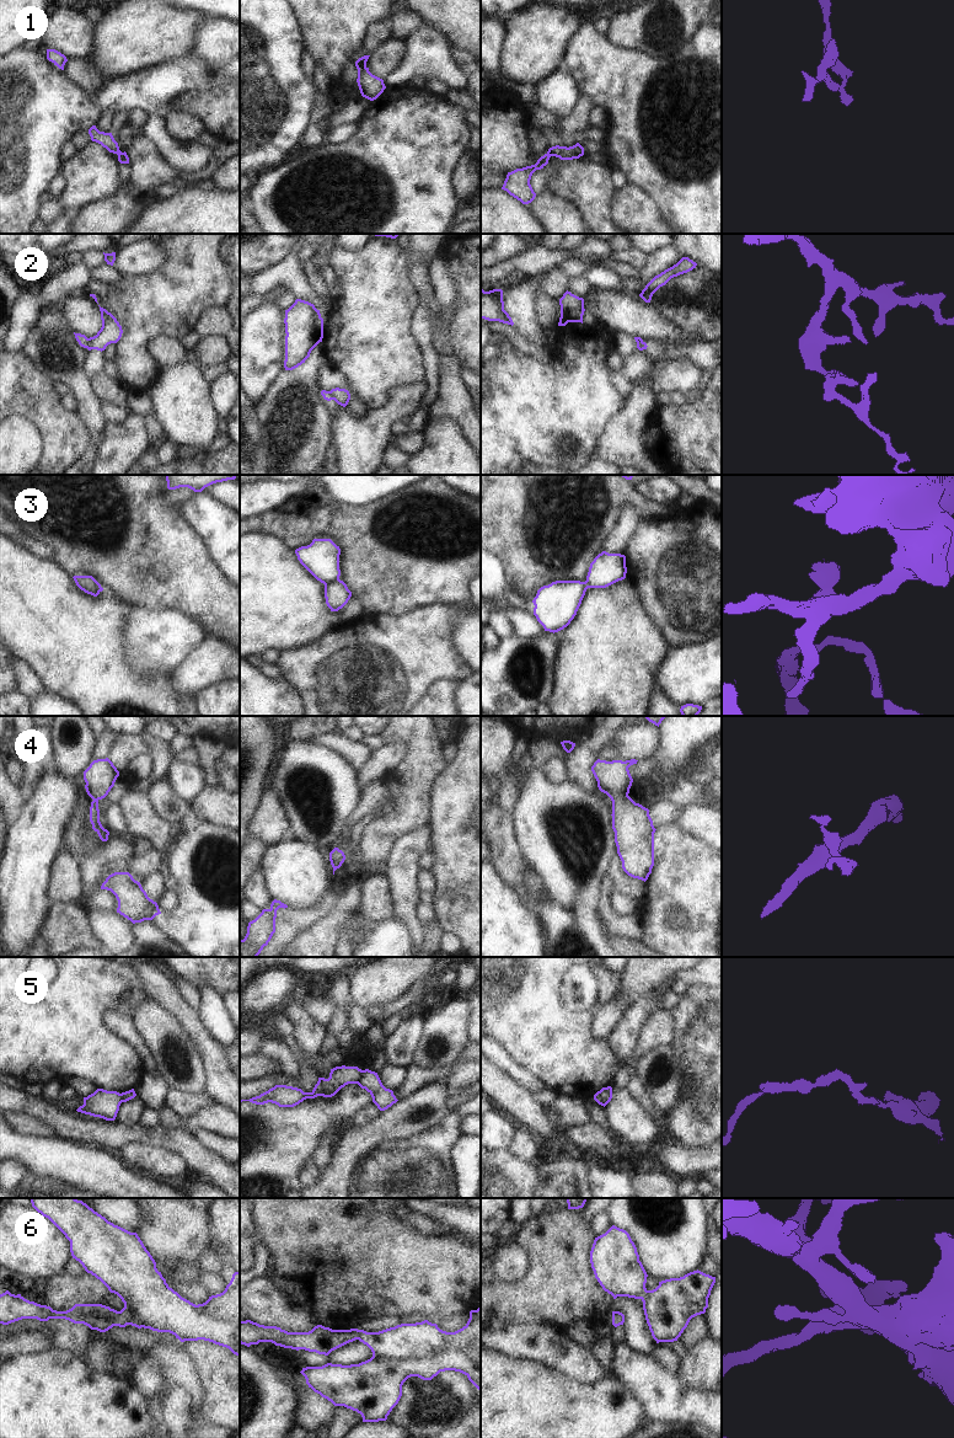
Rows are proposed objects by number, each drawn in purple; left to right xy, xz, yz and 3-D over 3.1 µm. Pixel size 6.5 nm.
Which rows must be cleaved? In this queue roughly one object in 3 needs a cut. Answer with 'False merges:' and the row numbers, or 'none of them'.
False merges: 1, 2, 3, 5

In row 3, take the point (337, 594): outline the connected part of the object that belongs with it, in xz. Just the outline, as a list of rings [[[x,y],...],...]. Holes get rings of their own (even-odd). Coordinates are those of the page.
[[[341,579],[325,584],[326,604],[331,611],[338,611],[342,609],[348,603],[350,597],[352,592]]]

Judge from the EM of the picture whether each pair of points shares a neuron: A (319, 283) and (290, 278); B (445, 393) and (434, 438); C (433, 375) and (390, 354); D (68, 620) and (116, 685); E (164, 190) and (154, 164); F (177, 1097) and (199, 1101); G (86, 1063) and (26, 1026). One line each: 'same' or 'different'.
A: different
B: different
C: different
D: same
E: different
F: same
G: same

